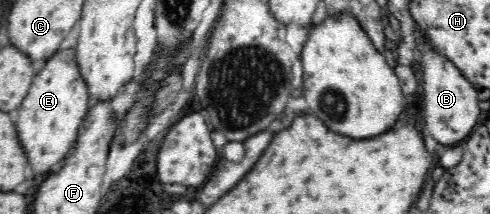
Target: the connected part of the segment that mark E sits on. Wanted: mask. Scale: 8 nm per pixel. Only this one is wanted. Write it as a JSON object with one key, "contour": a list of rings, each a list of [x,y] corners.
{"contour":[[[73,49],[55,51],[43,68],[35,73],[31,87],[21,103],[17,115],[19,141],[29,157],[29,165],[35,173],[49,173],[57,169],[75,145],[79,127],[89,109],[88,85],[80,75],[76,54]]]}

